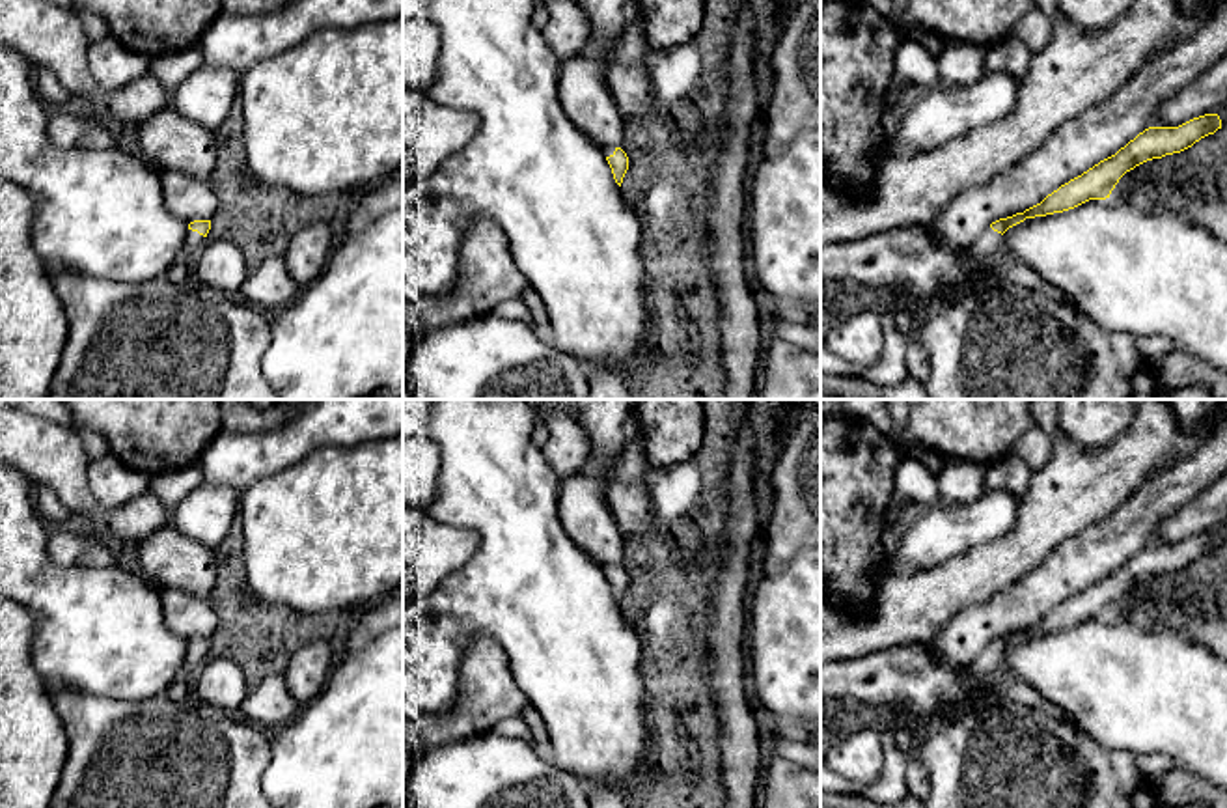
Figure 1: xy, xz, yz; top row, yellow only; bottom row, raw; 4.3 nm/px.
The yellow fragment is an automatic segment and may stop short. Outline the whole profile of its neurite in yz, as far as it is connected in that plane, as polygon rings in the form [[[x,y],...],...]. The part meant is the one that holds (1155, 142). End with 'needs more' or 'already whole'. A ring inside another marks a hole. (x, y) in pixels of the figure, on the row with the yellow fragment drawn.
[[[1218,114],[1193,118],[1179,127],[1145,129],[1115,155],[1100,160],[1082,175],[1061,185],[1041,203],[1026,209],[1024,213],[992,222],[990,228],[968,248],[970,259],[977,267],[990,265],[1000,254],[1001,235],[1009,228],[1024,222],[1026,218],[1074,209],[1089,200],[1106,200],[1126,172],[1147,160],[1180,153],[1201,138],[1214,134],[1218,129],[1221,129]]] | needs more

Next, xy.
[[[194,220],[188,224],[185,259],[194,259],[198,256],[198,250],[205,241],[209,230],[211,230],[211,220]]] | needs more

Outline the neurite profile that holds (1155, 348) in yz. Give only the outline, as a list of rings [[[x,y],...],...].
[[[1151,336],[1151,338],[1139,338],[1137,349],[1139,353],[1154,366],[1158,360],[1162,360],[1175,343],[1167,336]]]

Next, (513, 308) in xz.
[[[509,299],[498,304],[490,313],[503,319],[531,323],[530,310],[520,299]]]

